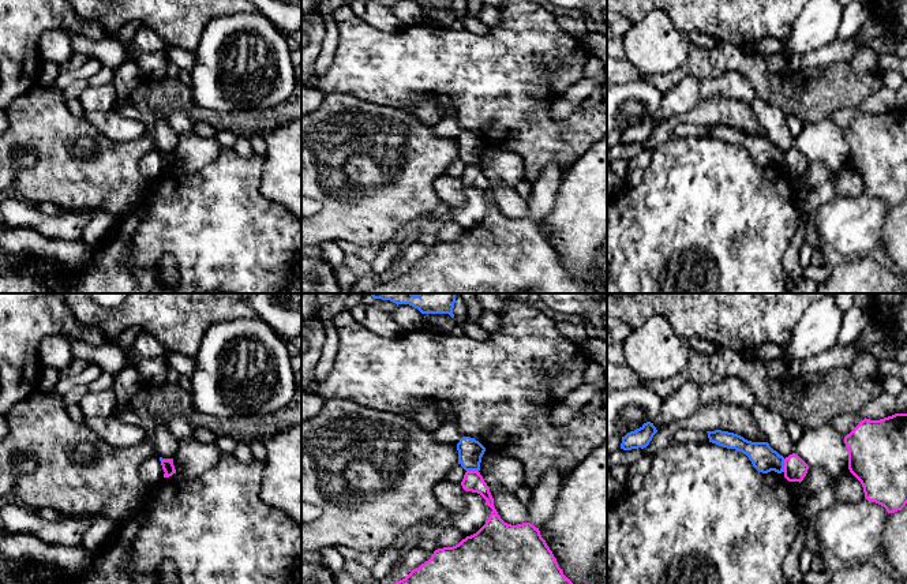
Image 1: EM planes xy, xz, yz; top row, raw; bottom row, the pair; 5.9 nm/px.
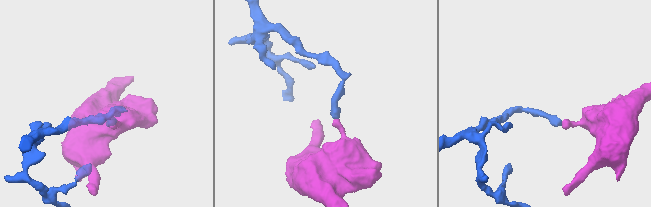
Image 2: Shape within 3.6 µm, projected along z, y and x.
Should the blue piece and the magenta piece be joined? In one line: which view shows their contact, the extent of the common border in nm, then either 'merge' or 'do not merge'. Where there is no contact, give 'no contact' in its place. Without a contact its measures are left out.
yz | 80 nm | do not merge

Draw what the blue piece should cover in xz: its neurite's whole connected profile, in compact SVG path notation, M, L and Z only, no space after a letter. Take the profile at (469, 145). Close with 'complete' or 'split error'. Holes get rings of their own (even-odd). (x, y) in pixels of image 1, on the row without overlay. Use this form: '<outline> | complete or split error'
M462 131L457 138L458 145L458 158L465 165L480 165L481 151L486 146L486 142L471 131Z | complete

